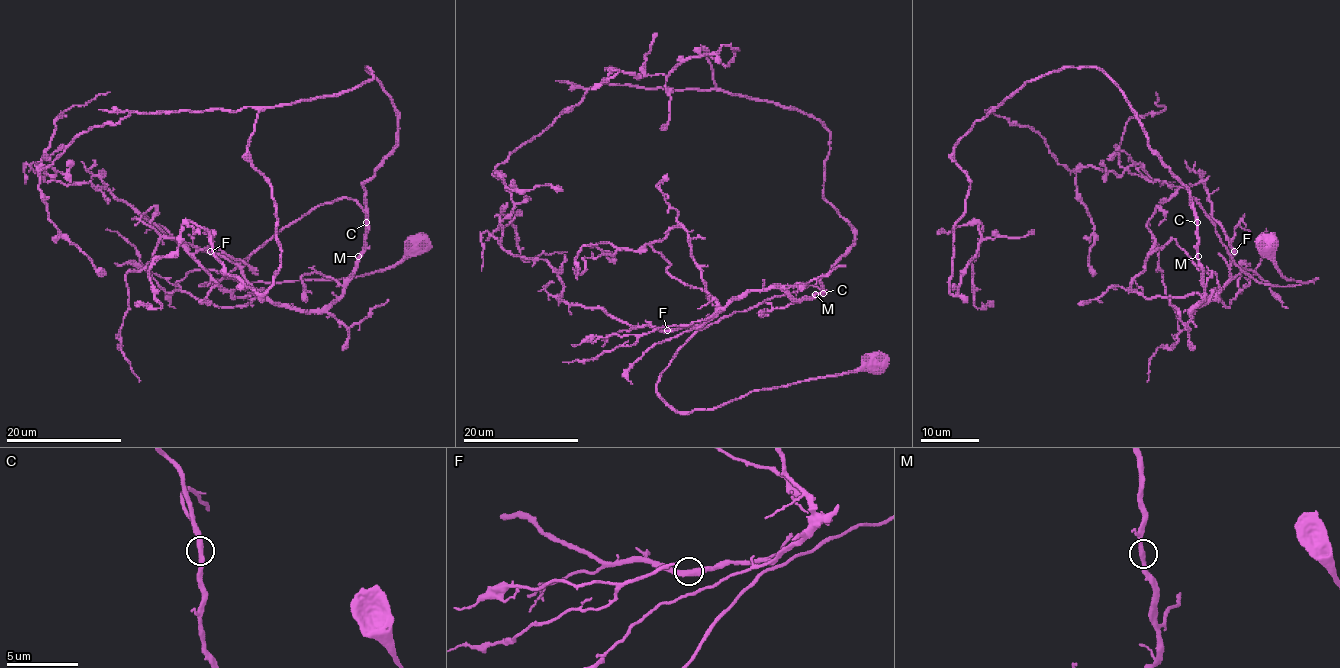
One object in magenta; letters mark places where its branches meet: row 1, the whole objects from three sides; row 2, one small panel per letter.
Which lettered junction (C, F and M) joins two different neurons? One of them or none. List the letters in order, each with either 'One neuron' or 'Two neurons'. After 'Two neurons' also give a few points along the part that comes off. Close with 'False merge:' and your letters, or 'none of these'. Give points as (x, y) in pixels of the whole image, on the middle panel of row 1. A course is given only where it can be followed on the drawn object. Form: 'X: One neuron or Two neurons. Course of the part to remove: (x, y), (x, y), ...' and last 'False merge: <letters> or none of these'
C: One neuron
F: One neuron
M: One neuron
False merge: none of these

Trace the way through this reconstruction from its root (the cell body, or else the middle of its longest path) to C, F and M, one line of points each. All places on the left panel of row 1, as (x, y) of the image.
C: (419, 250), (359, 276), (287, 282), (216, 279), (200, 286), (222, 280), (320, 205), (351, 198), (367, 222)
F: (419, 250), (359, 276), (200, 286), (351, 198), (365, 249), (320, 311), (274, 305), (210, 251)
M: (419, 250), (359, 276), (200, 286), (343, 198), (365, 214), (358, 256)

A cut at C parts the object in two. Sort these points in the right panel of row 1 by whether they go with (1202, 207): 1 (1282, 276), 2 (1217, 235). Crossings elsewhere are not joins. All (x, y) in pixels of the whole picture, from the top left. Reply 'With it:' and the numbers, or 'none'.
With it: 1, 2

